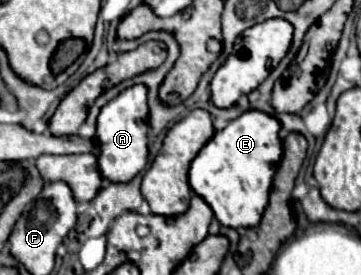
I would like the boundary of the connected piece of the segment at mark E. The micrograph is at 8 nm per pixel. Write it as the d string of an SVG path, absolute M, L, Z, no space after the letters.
M247 110L231 120L225 130L205 144L205 148L191 162L189 184L211 206L215 218L231 228L249 228L261 222L263 210L269 202L275 168L283 156L279 138L281 122L259 110Z

